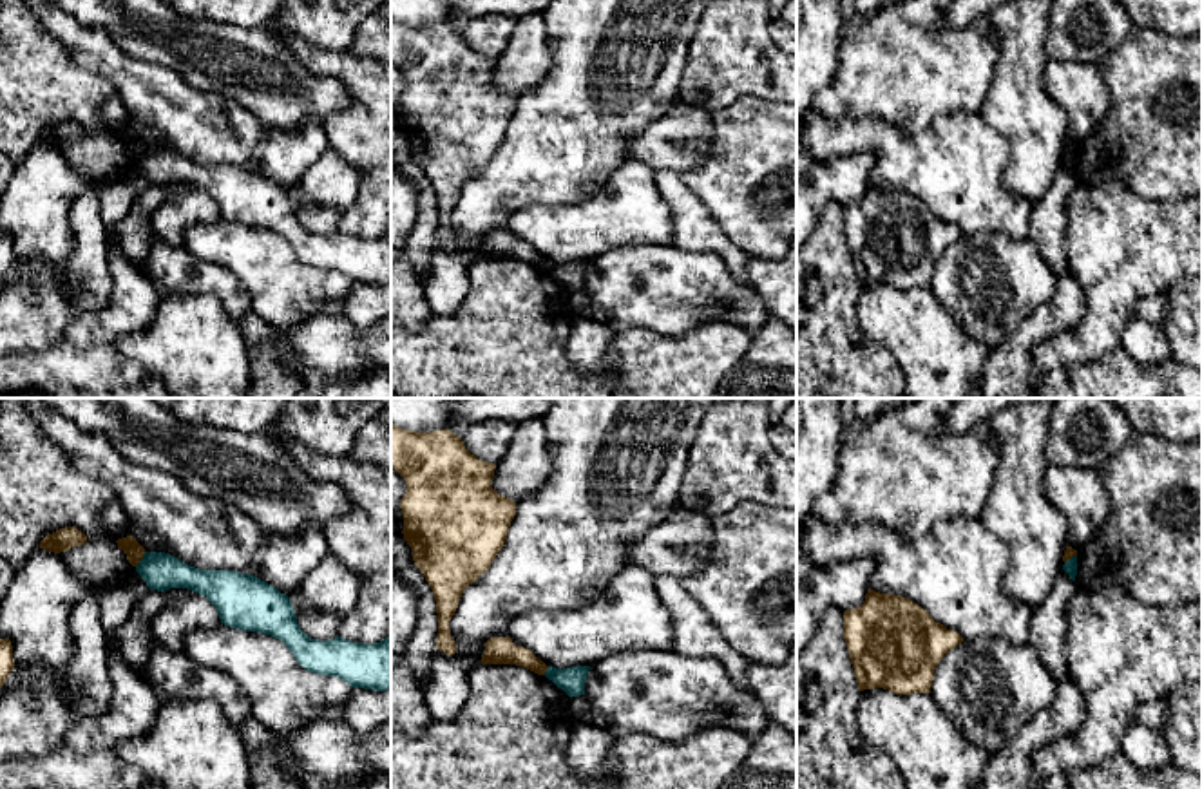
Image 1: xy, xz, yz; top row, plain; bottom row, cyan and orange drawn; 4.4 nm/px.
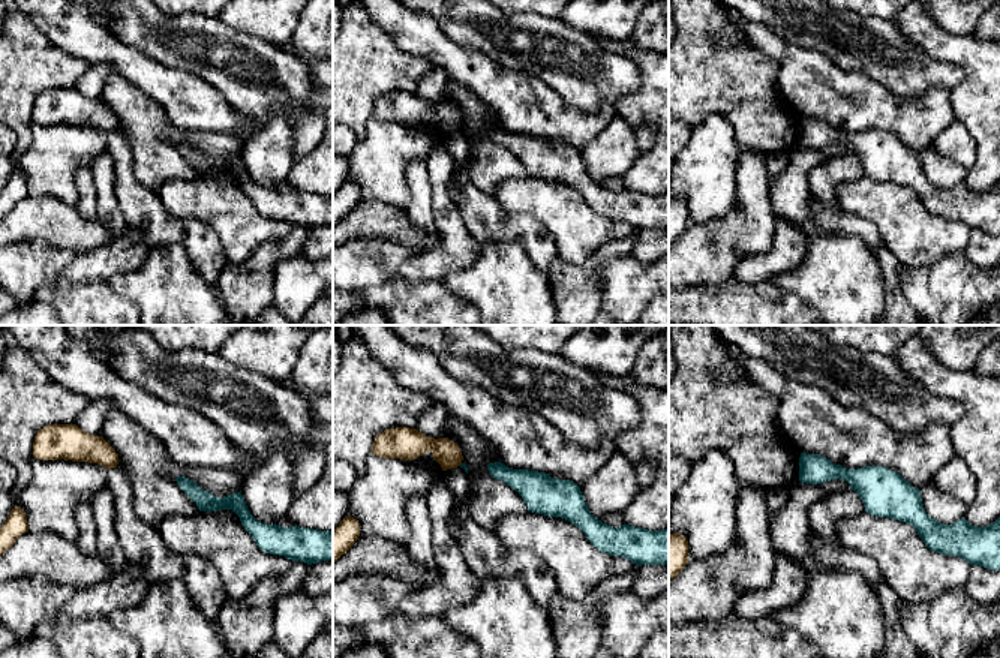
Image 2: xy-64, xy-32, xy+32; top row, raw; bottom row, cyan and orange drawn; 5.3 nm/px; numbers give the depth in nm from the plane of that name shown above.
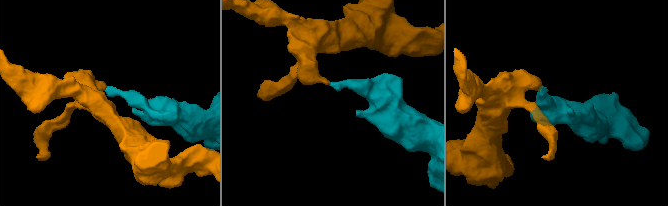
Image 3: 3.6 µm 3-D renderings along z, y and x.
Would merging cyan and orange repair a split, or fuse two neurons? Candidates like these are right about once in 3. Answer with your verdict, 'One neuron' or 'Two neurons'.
Two neurons

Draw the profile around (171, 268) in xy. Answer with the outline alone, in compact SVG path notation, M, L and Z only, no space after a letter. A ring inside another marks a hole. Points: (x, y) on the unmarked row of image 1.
M156 233L148 244L143 273L159 295L210 293L217 297L226 315L237 324L252 311L250 293L230 270L214 262L203 262L183 246L163 242Z

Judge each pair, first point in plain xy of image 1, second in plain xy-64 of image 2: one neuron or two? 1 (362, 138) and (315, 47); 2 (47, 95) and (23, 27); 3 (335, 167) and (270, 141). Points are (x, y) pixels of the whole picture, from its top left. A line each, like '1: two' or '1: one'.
1: two
2: one
3: one

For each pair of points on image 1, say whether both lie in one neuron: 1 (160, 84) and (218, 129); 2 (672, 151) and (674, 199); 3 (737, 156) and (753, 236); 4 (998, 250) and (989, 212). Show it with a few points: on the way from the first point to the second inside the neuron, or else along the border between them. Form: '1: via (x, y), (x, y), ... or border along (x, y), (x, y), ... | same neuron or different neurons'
1: via (174, 98), (203, 127) | same neuron
2: border along (656, 169), (670, 169), (679, 174) | different neurons
3: via (744, 176), (744, 198), (753, 209), (753, 216) | same neuron
4: border along (963, 234), (1005, 232), (1014, 239), (1027, 239) | different neurons

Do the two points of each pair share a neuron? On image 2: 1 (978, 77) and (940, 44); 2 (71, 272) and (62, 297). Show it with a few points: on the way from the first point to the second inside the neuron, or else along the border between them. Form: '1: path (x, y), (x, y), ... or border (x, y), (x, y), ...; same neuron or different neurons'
1: path (970, 66), (951, 48); same neuron
2: border (62, 275), (72, 284); different neurons

